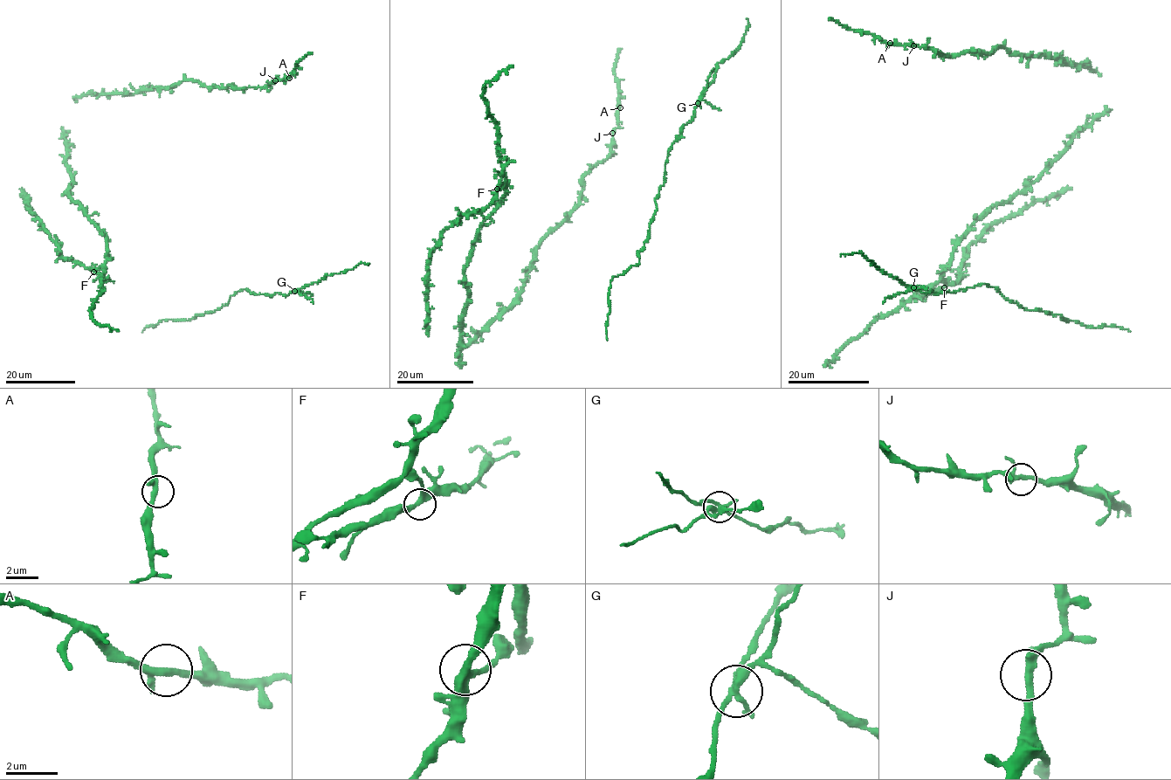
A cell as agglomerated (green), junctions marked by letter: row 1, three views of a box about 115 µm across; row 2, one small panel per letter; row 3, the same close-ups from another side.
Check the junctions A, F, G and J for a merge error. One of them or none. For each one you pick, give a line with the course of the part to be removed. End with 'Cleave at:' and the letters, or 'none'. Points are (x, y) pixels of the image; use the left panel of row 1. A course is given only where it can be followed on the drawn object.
G: (294, 291), (306, 295), (313, 303)
Cleave at: G

